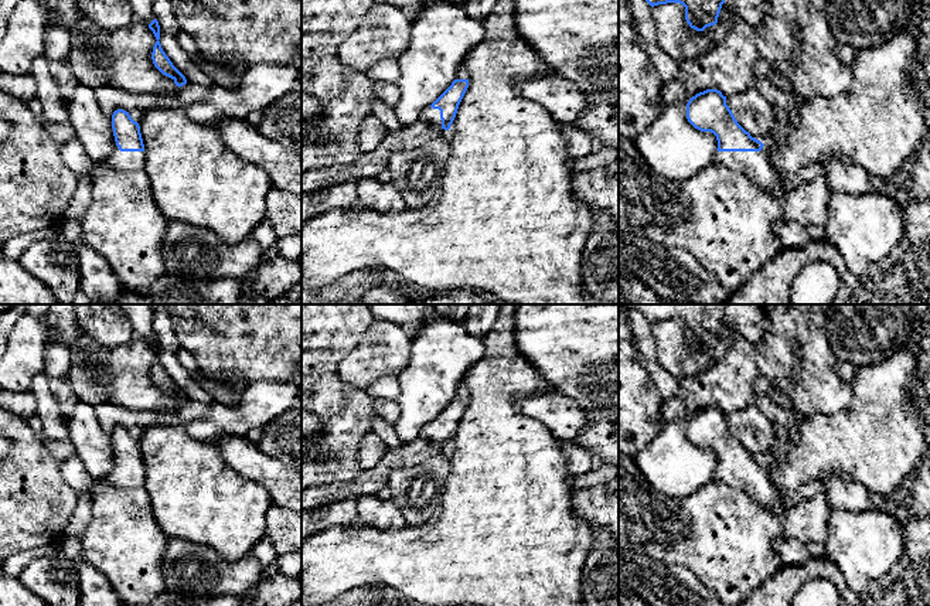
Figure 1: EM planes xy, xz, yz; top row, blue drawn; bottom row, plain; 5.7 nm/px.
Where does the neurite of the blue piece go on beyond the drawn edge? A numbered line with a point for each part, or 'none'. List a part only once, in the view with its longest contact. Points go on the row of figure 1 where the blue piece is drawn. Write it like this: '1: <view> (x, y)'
1: yz (756, 166)

